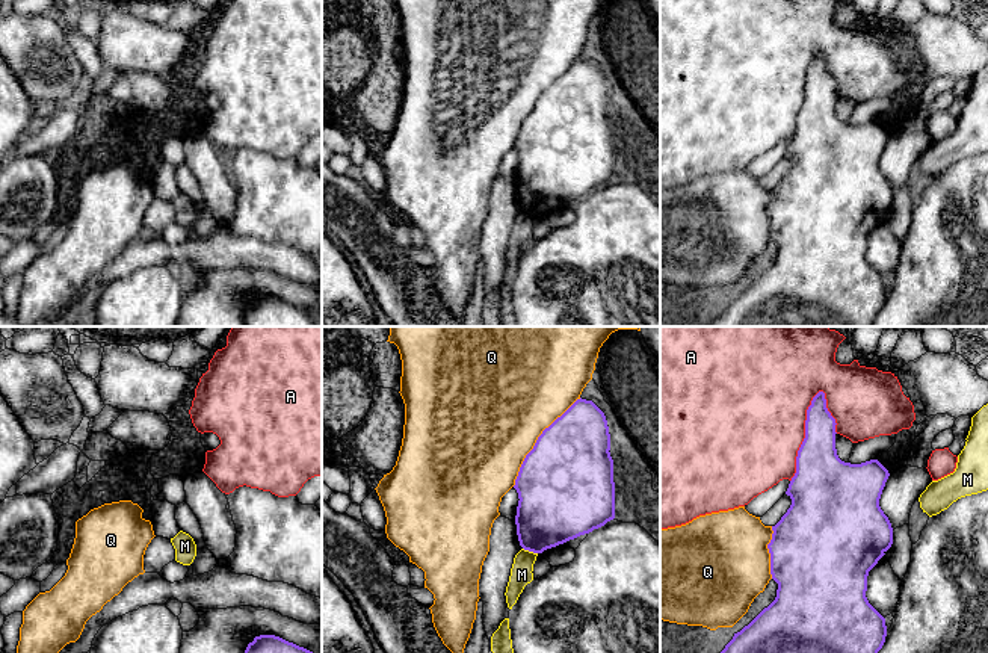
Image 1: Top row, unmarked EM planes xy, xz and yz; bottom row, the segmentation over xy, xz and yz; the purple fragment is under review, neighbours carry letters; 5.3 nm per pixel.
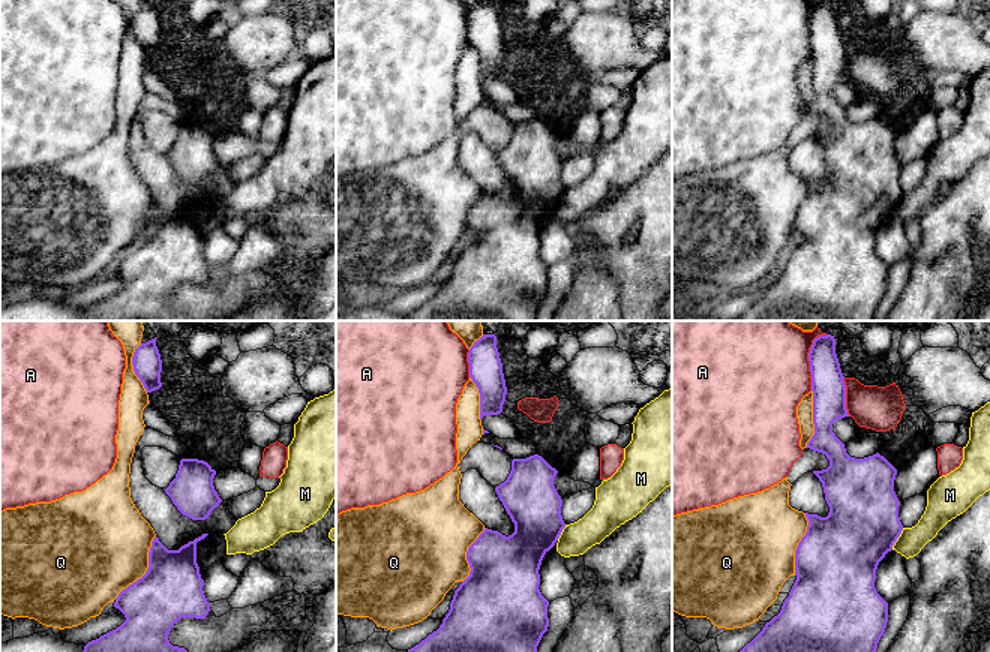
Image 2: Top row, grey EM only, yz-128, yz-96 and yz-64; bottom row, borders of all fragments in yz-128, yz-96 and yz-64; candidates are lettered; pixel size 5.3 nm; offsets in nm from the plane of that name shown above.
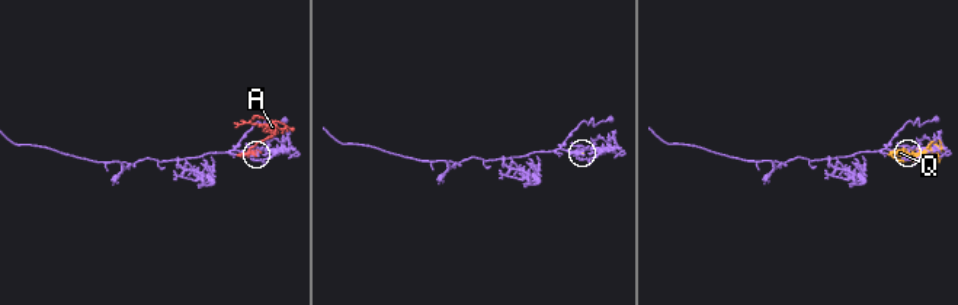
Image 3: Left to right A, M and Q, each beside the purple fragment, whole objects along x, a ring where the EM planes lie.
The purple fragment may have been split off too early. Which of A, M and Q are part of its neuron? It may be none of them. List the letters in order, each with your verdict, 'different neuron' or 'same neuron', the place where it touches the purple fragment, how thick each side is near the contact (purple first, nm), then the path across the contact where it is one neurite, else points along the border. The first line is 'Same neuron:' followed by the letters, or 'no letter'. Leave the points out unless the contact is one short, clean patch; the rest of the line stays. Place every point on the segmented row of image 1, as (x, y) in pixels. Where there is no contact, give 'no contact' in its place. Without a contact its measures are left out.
Same neuron: no letter
A: different neuron; meets purple in yz at (805, 436); 300 nm thick on the purple side, 480 nm on the other
M: different neuron; meets purple in xz at (531, 550); 360 nm thick on the purple side, 120 nm on the other; border along xz (523, 547), (537, 553)
Q: different neuron; meets purple in xz at (537, 440); 480 nm thick on the purple side, 500 nm on the other

